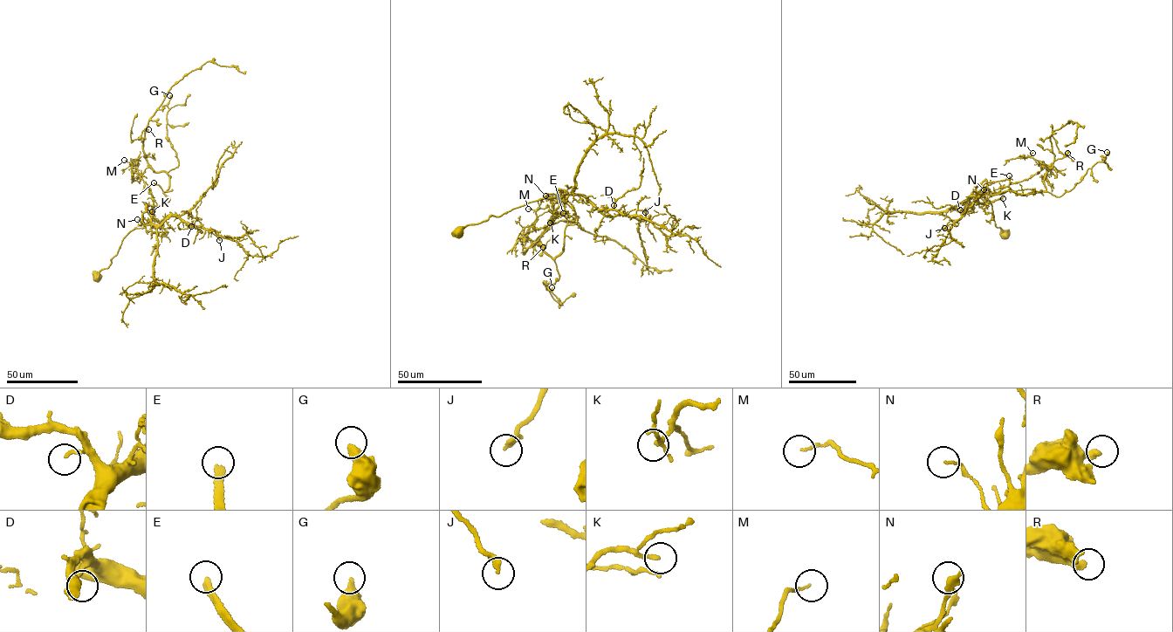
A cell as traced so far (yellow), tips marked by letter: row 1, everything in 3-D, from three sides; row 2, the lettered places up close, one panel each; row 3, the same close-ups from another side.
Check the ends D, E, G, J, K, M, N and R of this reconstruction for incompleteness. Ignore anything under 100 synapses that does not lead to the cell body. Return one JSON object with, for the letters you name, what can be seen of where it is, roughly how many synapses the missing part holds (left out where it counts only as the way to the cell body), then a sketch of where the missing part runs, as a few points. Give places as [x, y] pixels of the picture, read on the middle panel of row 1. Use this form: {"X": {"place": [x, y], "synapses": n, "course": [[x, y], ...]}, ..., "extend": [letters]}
{"E": {"place": [563, 213], "synapses": 190, "course": [[563, 213], [548, 195], [558, 168], [600, 213], [602, 229], [632, 242], [650, 241], [668, 257], [680, 255]]}, "extend": ["E"]}

